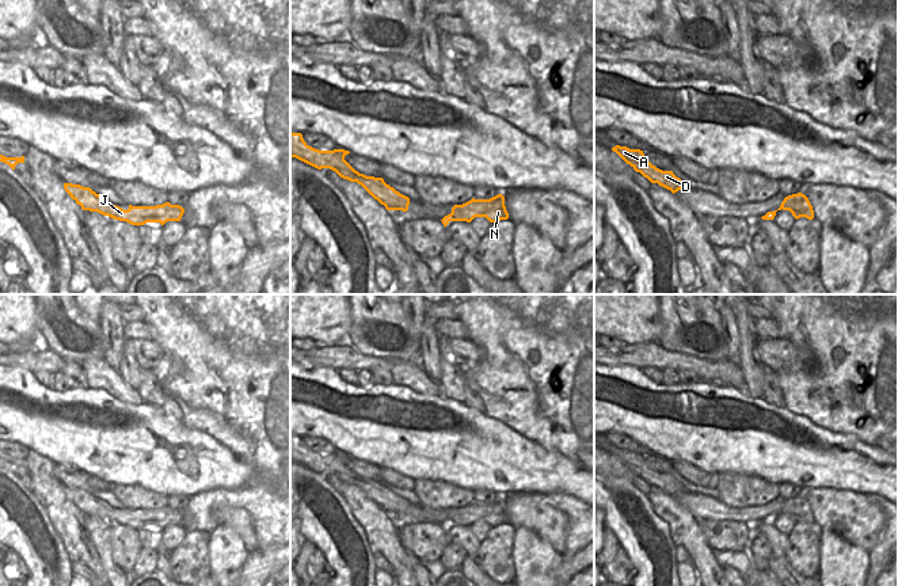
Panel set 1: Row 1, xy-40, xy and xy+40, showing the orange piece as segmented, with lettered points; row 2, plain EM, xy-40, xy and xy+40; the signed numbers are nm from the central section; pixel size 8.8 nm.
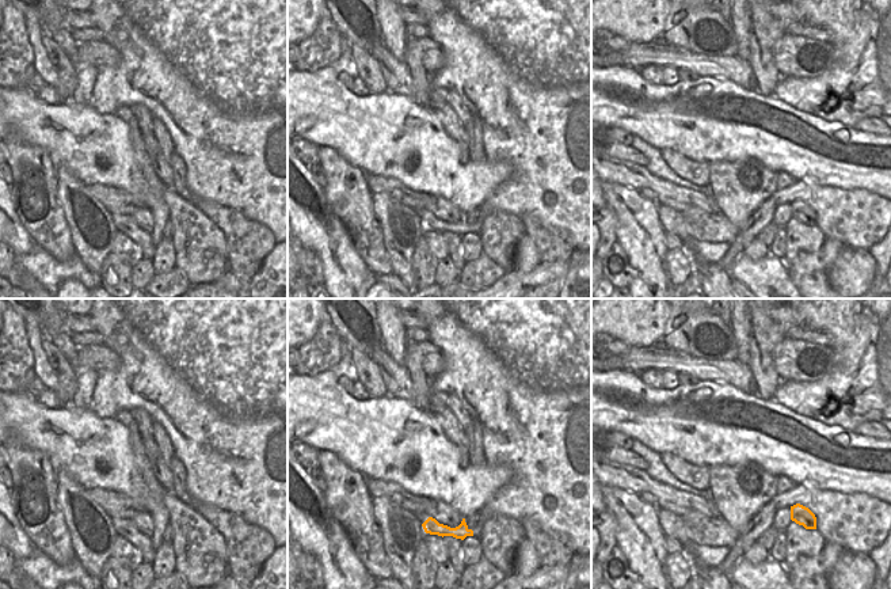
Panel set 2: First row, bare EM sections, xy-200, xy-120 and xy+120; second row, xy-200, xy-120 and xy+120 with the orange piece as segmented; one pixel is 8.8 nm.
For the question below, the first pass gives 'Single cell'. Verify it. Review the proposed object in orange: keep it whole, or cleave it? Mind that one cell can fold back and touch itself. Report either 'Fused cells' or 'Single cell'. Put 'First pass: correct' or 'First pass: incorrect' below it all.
Single cell
First pass: correct

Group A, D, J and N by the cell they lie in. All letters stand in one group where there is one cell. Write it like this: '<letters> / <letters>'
A D J N

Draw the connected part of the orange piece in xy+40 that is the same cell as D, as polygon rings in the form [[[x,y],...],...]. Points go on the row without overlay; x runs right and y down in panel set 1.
[[[616,449],[612,452],[612,454],[651,487],[658,487],[659,490],[670,494],[673,498],[686,490],[673,477],[673,475],[662,475],[652,469],[640,453],[629,453],[627,450]]]

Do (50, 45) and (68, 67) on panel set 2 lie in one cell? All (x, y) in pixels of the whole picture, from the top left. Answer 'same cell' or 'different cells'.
same cell

